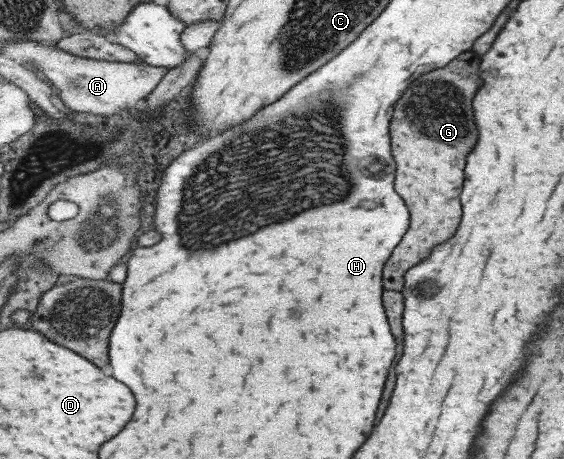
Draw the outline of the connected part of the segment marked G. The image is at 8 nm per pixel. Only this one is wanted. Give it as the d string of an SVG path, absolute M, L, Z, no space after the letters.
M473 50L462 53L446 67L440 67L430 73L420 75L412 85L406 89L401 101L397 103L397 110L392 121L392 135L394 135L394 157L398 161L398 179L396 187L402 199L410 203L412 213L412 227L406 233L406 239L398 245L398 251L394 251L394 259L386 265L386 289L402 292L405 286L405 275L420 265L424 259L428 259L434 251L434 247L446 243L454 237L460 219L462 219L462 203L460 193L464 187L464 169L466 159L472 153L472 149L478 143L477 120L474 117L473 101L478 90L484 85L481 76L481 57Z

